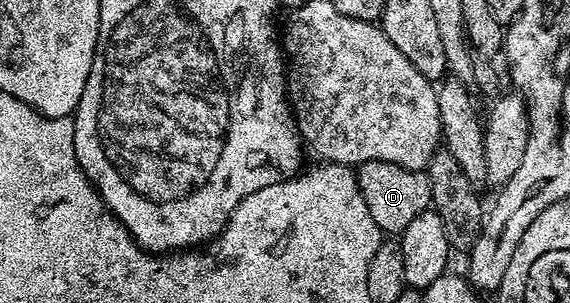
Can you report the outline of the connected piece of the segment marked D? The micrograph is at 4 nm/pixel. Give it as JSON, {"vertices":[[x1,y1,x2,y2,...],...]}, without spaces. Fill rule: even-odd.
{"vertices":[[372,159,366,163,356,164,355,174,357,188,367,205,367,213,371,213,375,225,386,236,400,236,415,217,430,210,432,185,425,171,412,171,391,161]]}

